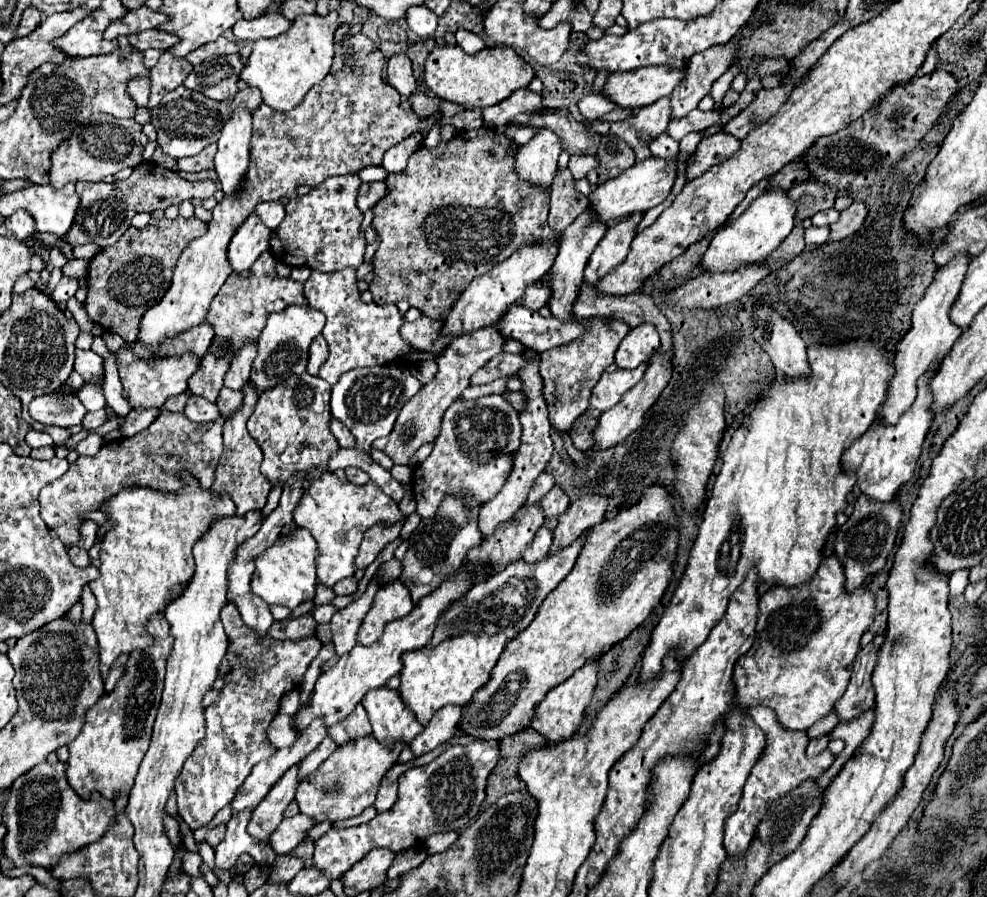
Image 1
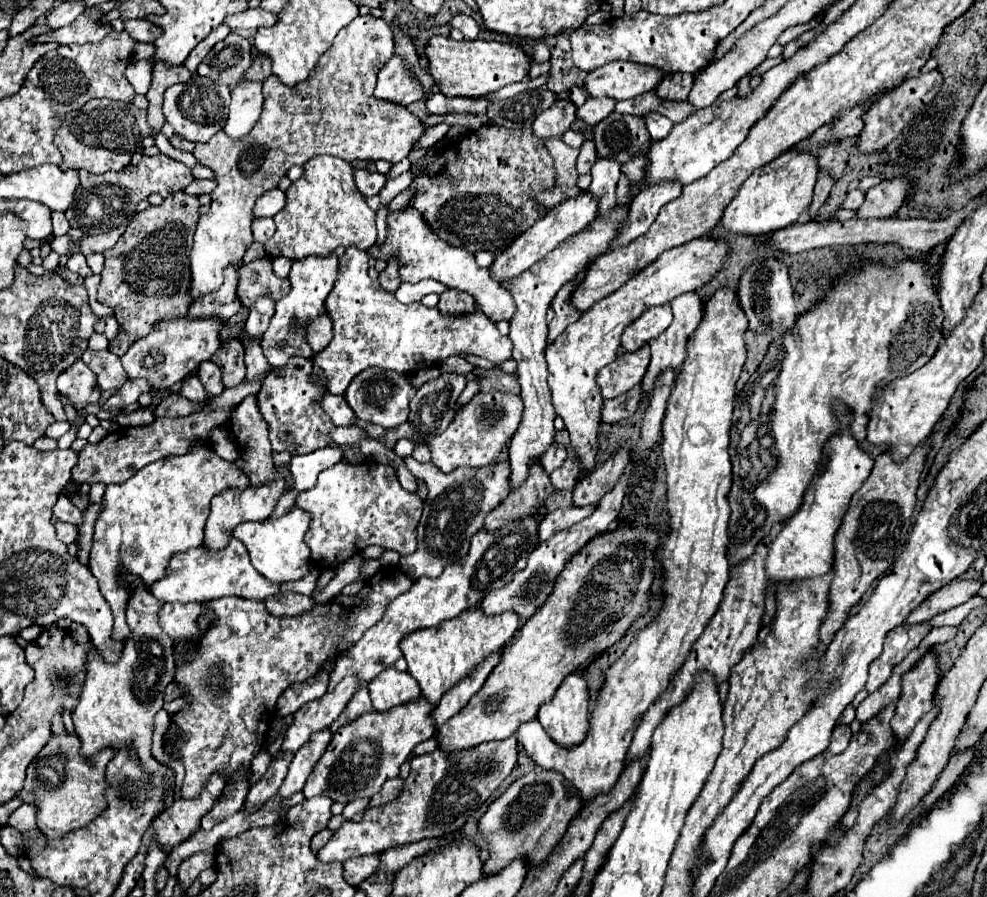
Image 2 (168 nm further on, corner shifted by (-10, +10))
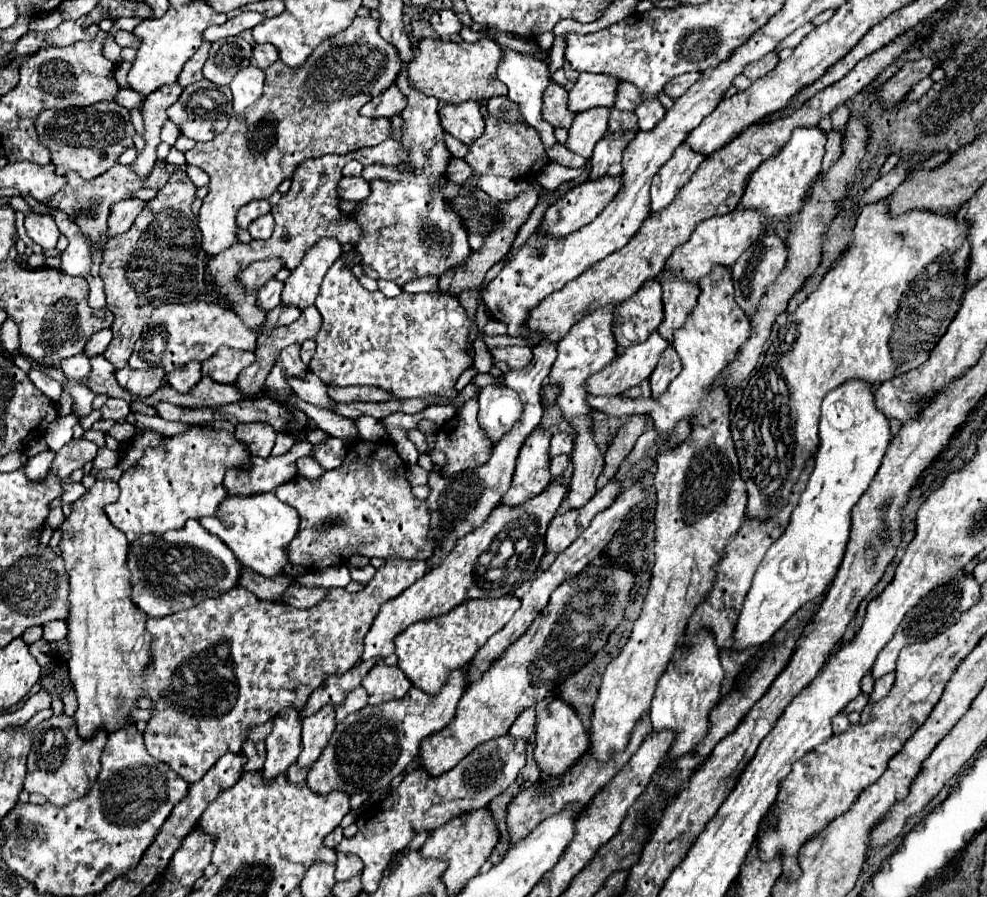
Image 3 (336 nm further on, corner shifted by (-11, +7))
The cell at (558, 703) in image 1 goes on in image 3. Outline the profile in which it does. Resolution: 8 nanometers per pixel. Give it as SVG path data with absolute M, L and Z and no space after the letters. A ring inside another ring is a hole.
M553 699L543 711L537 713L537 739L535 739L535 759L541 771L551 775L565 773L575 761L589 749L589 735L577 717L577 711L571 703L563 699Z

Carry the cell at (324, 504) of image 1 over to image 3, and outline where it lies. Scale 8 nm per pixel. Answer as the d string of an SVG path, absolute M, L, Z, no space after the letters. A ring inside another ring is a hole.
M357 441L357 445L353 443L353 445L349 447L349 453L347 453L347 457L345 457L345 461L343 461L341 467L327 471L321 479L315 479L315 481L309 481L309 479L305 479L305 477L295 477L293 481L289 481L289 483L277 487L275 495L277 495L283 503L295 507L297 513L299 513L301 527L299 527L299 533L295 535L295 539L293 539L291 545L289 545L289 559L291 559L291 563L305 567L307 571L321 571L321 569L325 569L325 567L329 567L329 565L339 565L345 557L349 557L349 555L353 553L353 551L349 551L349 549L355 549L355 553L361 551L361 555L365 555L365 557L383 557L383 559L385 559L385 557L395 555L395 557L403 557L403 559L421 559L421 561L425 561L425 559L431 557L431 553L433 553L433 541L427 537L427 533L429 533L429 509L427 509L427 503L411 495L411 485L409 485L409 481L407 481L407 477L405 477L405 463L399 459L399 455L397 455L397 451L393 449L391 443L367 443L367 441Z

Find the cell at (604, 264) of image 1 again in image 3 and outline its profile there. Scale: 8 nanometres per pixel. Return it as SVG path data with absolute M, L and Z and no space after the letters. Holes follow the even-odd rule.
M679 145L675 155L657 171L651 183L651 213L669 207L675 201L679 189L691 179L697 167L703 163L703 155L693 153L689 147Z

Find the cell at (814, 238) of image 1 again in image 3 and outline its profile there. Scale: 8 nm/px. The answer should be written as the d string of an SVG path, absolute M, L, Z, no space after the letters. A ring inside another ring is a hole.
M879 201L861 207L853 233L855 241L843 253L839 263L829 269L819 287L793 313L789 313L787 323L779 327L777 339L773 339L761 369L743 389L741 403L731 421L739 473L749 495L745 509L747 519L765 523L787 505L793 483L803 471L807 459L817 451L819 411L825 395L851 379L877 385L917 369L929 359L929 353L943 337L961 305L965 291L963 275L969 257L965 223L957 223L951 215L921 209L891 217L887 205ZM775 383L787 385L787 397L781 397L781 393L775 391Z

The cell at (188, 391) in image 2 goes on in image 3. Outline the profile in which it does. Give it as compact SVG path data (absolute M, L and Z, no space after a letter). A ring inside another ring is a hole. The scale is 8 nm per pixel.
M187 363L187 367L179 367L167 375L169 385L179 393L191 391L199 379L201 379L201 363Z

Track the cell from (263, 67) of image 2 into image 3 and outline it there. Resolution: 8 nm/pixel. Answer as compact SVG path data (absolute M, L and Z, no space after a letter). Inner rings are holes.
M255 45L253 47L253 57L251 57L251 65L259 67L259 69L267 69L271 63L275 63L279 59L279 53L273 45Z

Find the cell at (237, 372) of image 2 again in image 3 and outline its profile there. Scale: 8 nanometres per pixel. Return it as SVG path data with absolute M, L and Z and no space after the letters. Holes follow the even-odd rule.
M221 347L211 359L203 361L201 373L219 381L219 383L235 383L237 375L255 361L255 355L249 351L237 351L231 347Z

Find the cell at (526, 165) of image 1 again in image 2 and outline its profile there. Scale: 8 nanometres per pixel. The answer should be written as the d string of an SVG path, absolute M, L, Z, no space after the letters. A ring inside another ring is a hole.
M568 96L562 100L556 100L548 110L536 116L532 128L534 132L544 140L546 136L562 136L574 122L576 118L576 106Z

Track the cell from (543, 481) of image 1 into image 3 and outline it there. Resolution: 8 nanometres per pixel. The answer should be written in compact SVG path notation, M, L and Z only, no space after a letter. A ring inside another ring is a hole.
M559 433L551 439L551 449L549 455L557 457L557 455L569 455L573 449L573 435L571 433Z

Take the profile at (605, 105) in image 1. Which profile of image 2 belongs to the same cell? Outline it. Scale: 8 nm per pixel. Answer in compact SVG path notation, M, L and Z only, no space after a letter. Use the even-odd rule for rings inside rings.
M588 98L588 100L584 102L584 106L578 108L576 118L584 122L582 134L584 134L586 140L592 140L592 138L594 138L594 126L600 124L608 114L614 112L614 104L616 104L616 102L610 100L610 98L598 98L598 100Z

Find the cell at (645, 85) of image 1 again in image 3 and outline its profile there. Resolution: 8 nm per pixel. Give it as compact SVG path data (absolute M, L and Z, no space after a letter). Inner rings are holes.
M581 73L573 89L569 91L569 109L573 113L593 107L613 107L615 87L621 79L605 73Z

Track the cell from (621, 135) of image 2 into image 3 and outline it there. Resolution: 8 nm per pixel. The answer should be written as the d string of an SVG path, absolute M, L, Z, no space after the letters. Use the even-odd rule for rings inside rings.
M611 109L611 117L609 117L609 133L619 133L619 131L639 131L635 113L629 111L619 111L619 109Z

